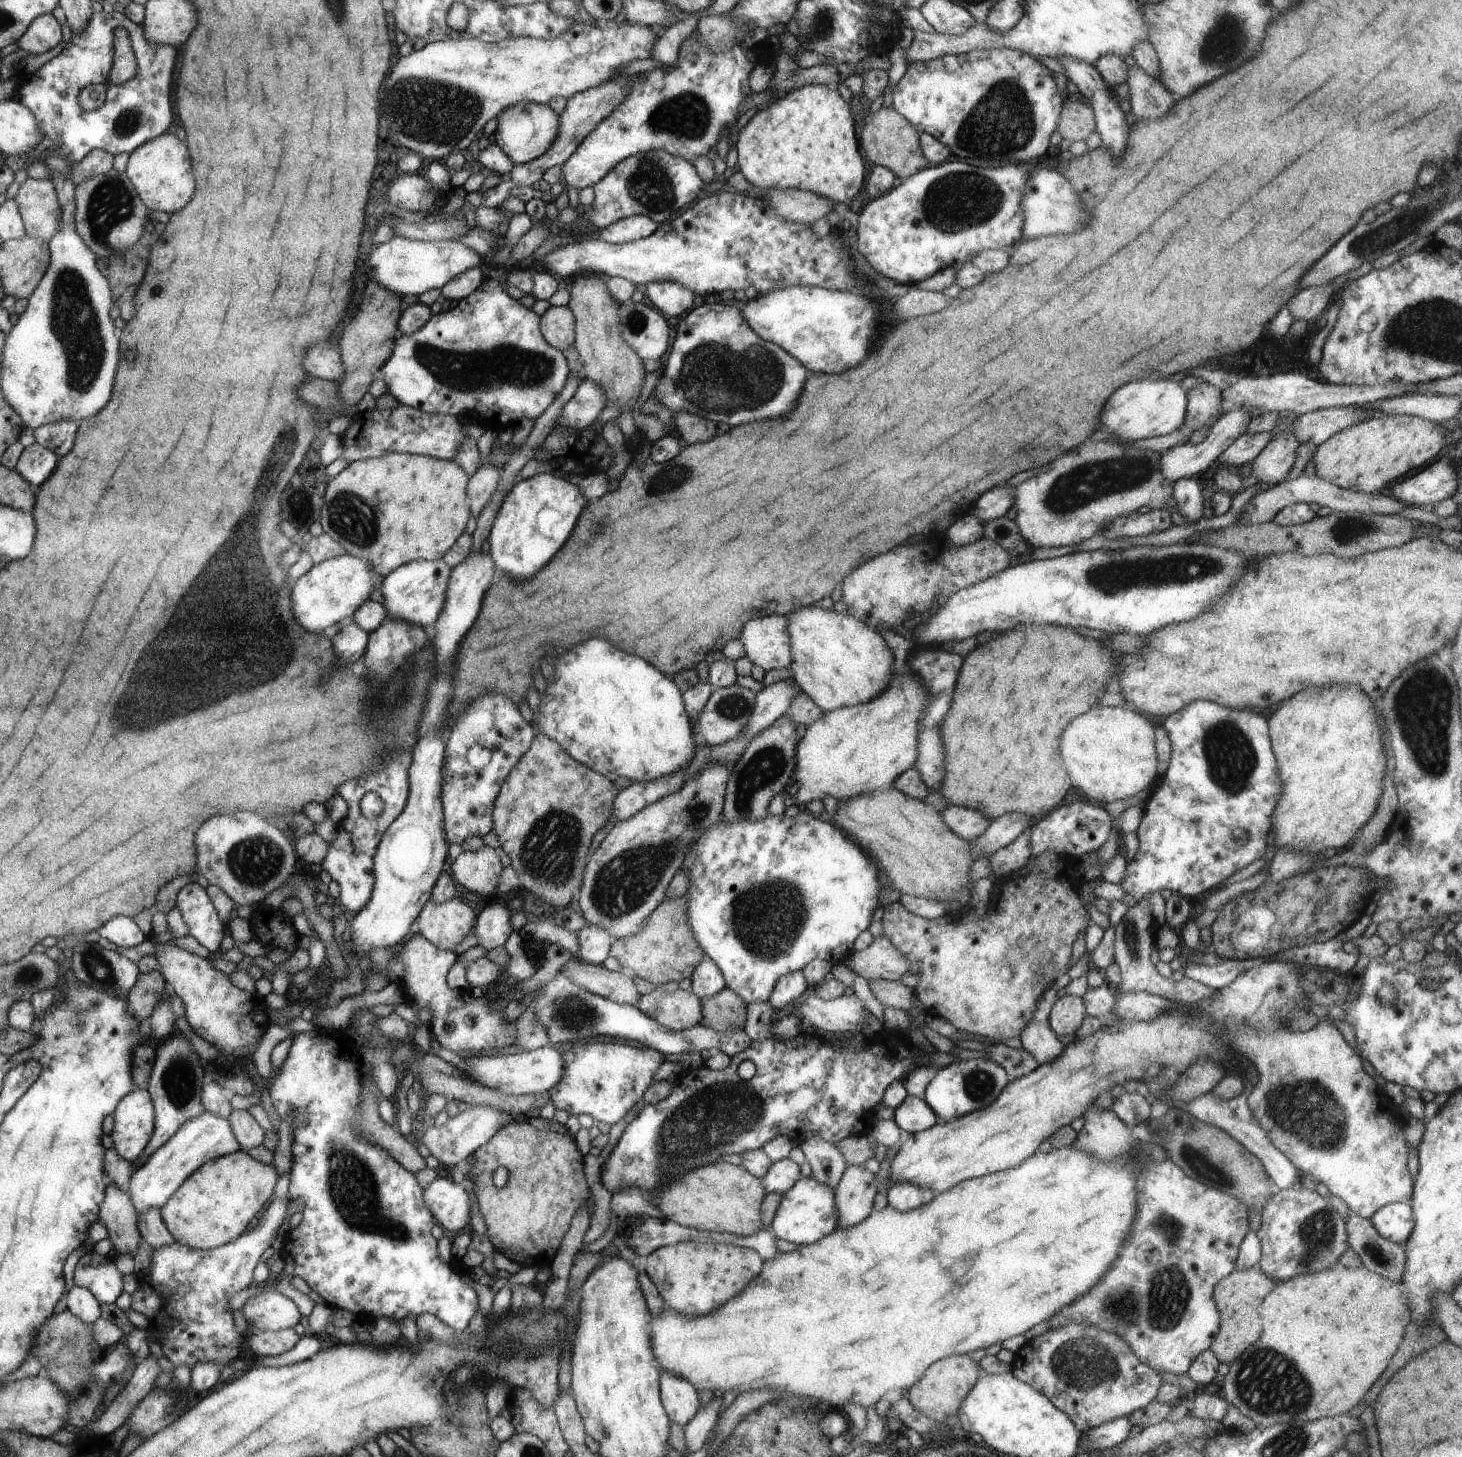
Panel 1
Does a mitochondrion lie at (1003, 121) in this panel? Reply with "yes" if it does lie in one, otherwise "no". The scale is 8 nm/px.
yes

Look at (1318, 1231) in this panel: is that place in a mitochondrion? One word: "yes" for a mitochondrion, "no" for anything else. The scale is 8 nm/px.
yes

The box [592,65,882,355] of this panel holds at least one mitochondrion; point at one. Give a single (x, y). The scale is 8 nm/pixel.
(686, 116)

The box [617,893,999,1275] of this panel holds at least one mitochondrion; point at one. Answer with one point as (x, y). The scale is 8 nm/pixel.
(709, 1119)

